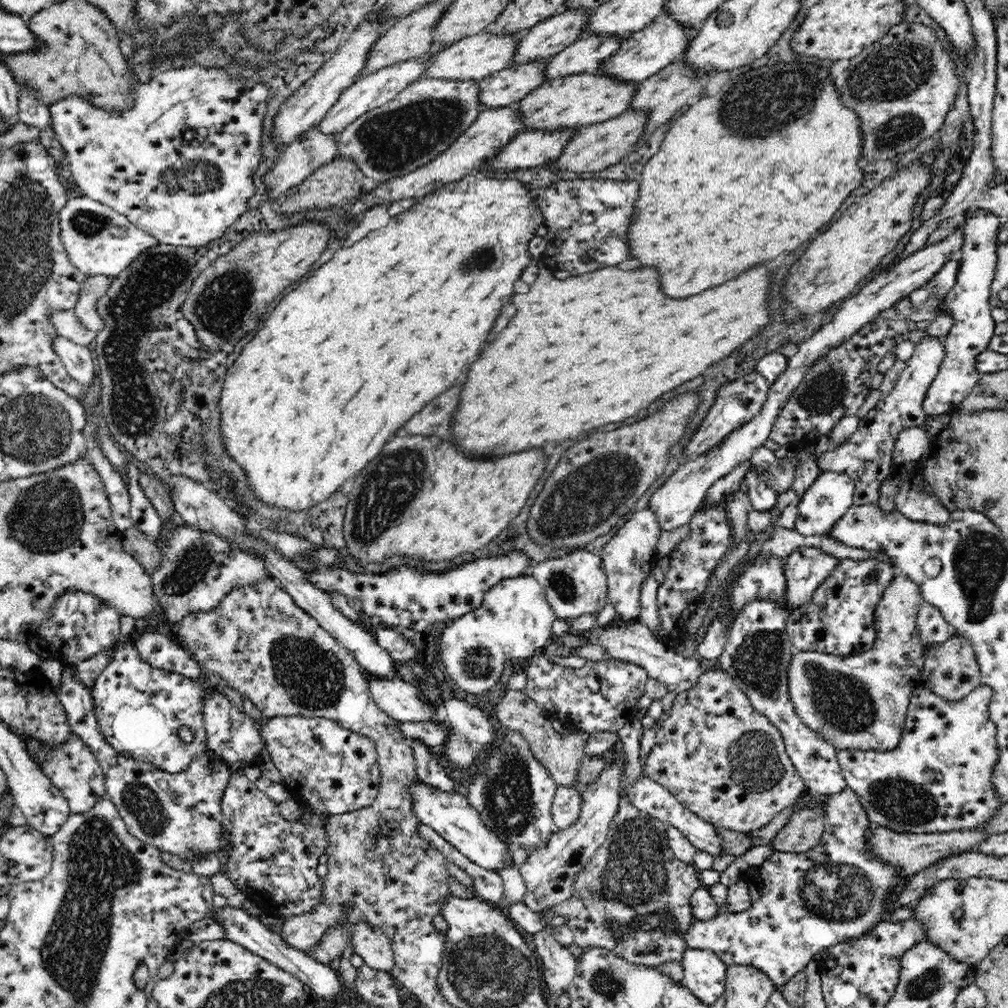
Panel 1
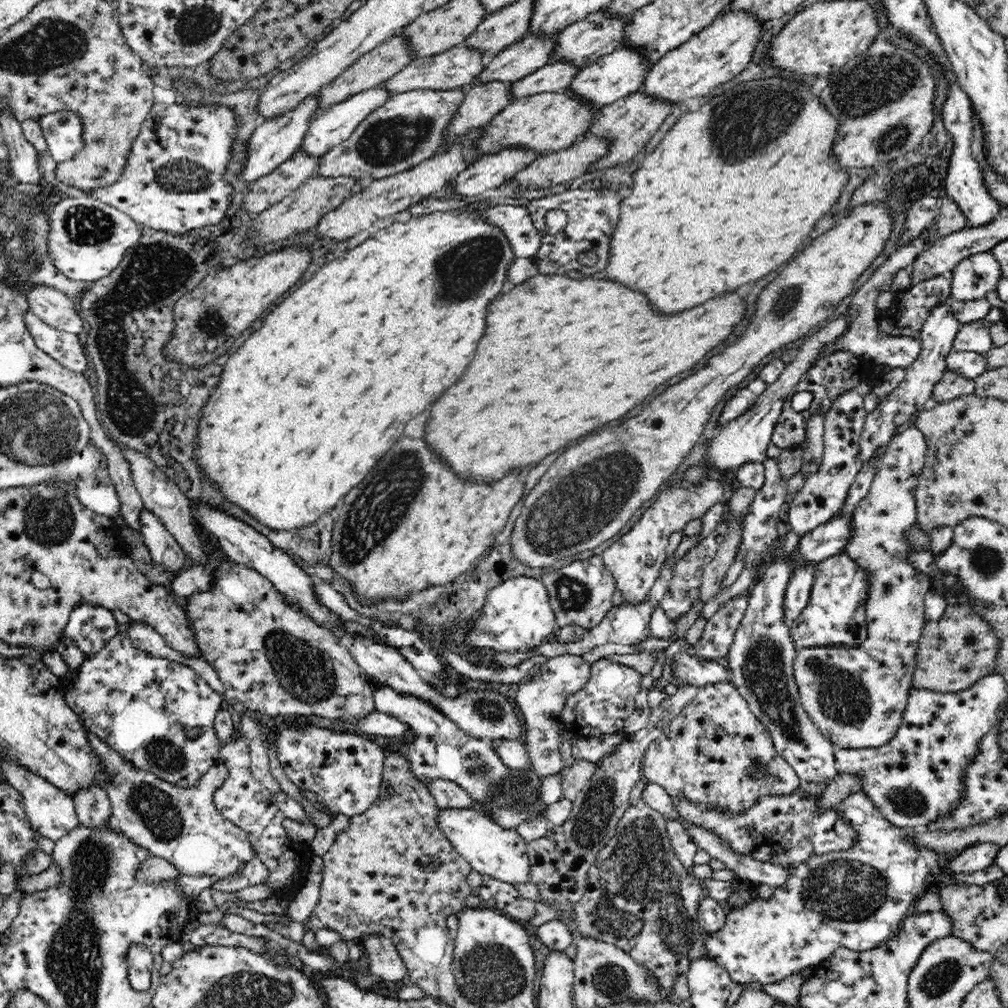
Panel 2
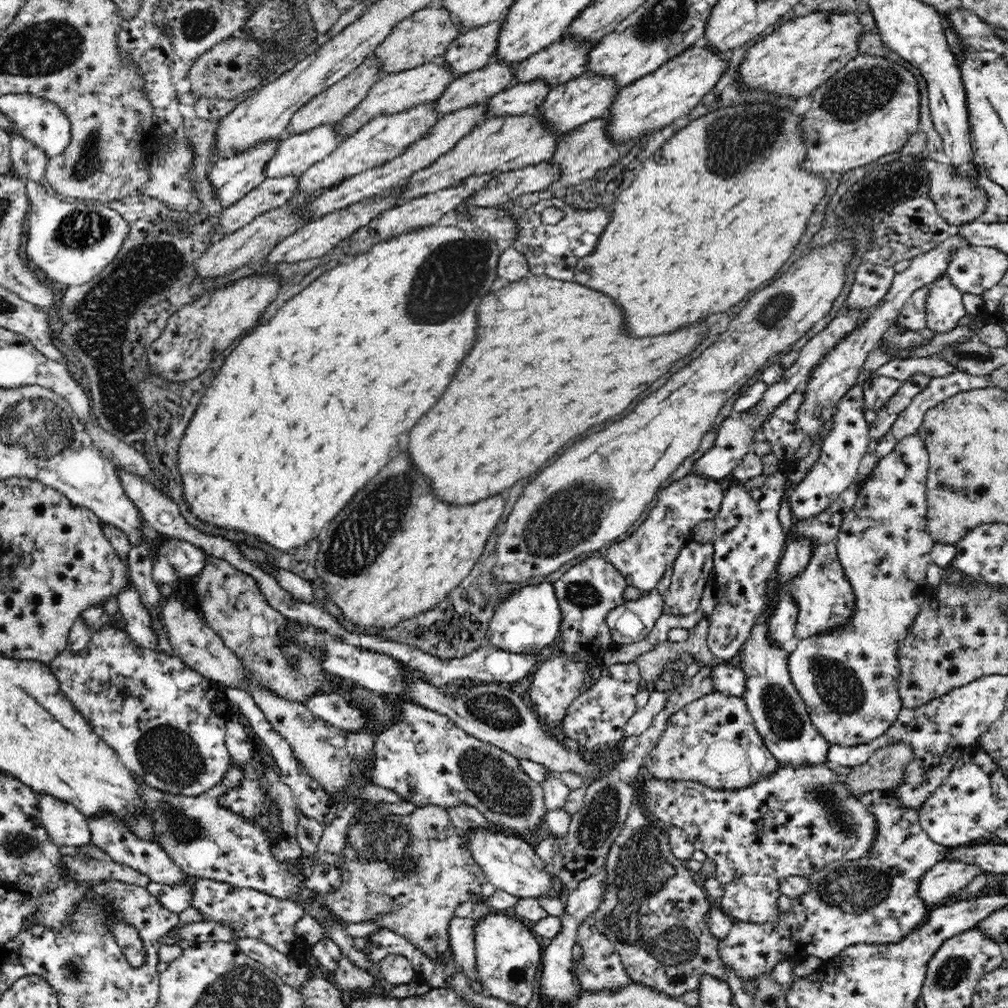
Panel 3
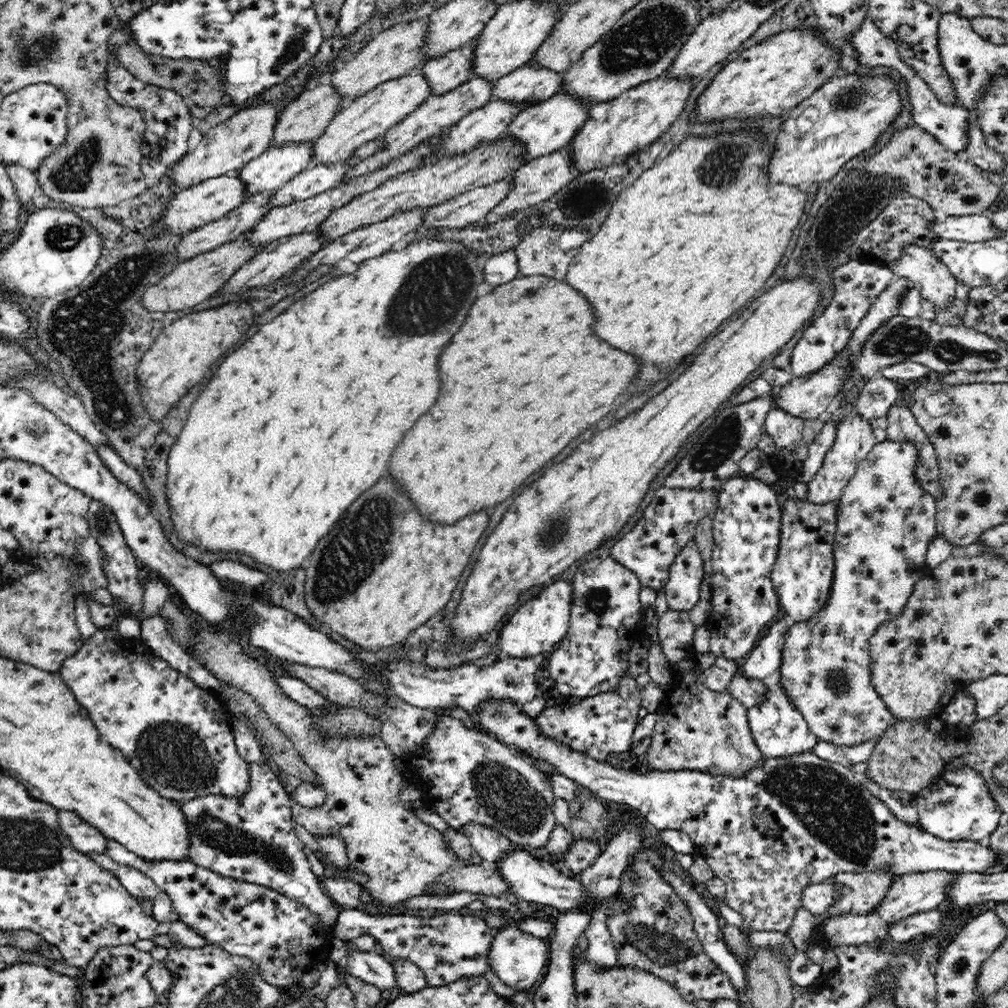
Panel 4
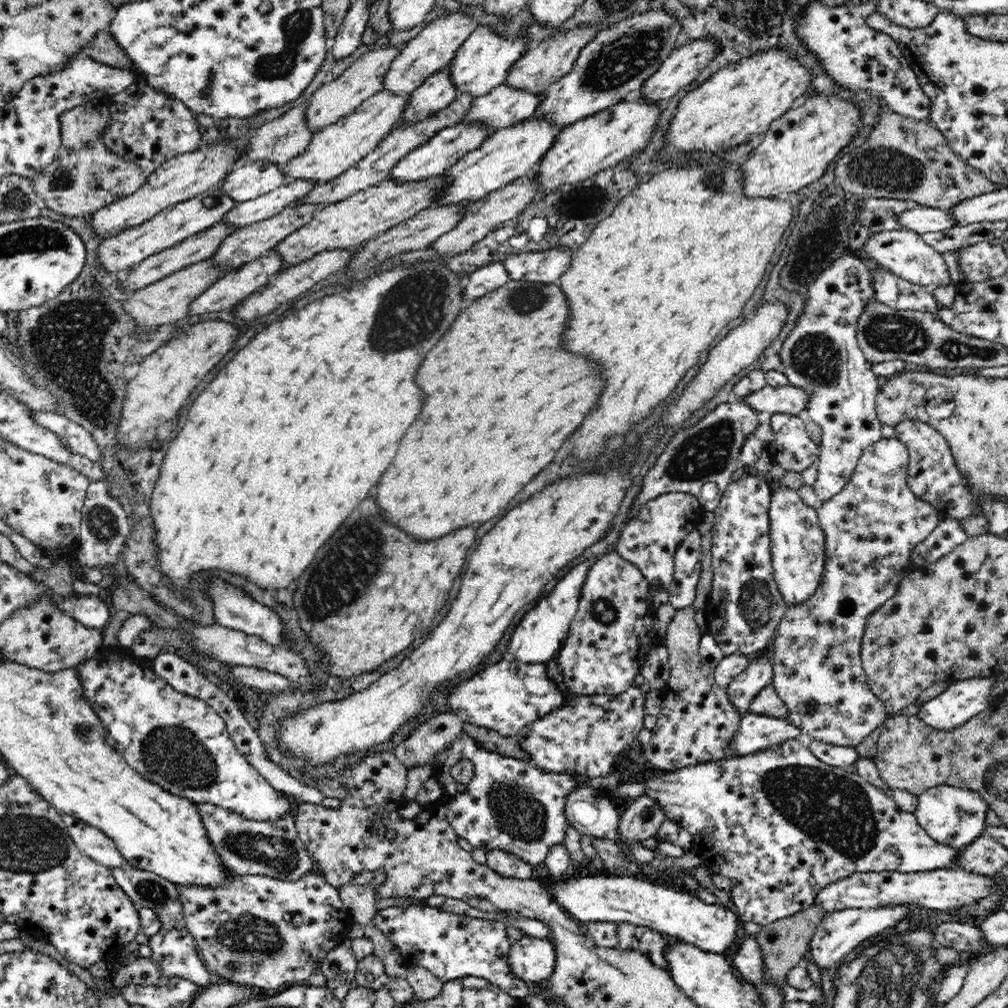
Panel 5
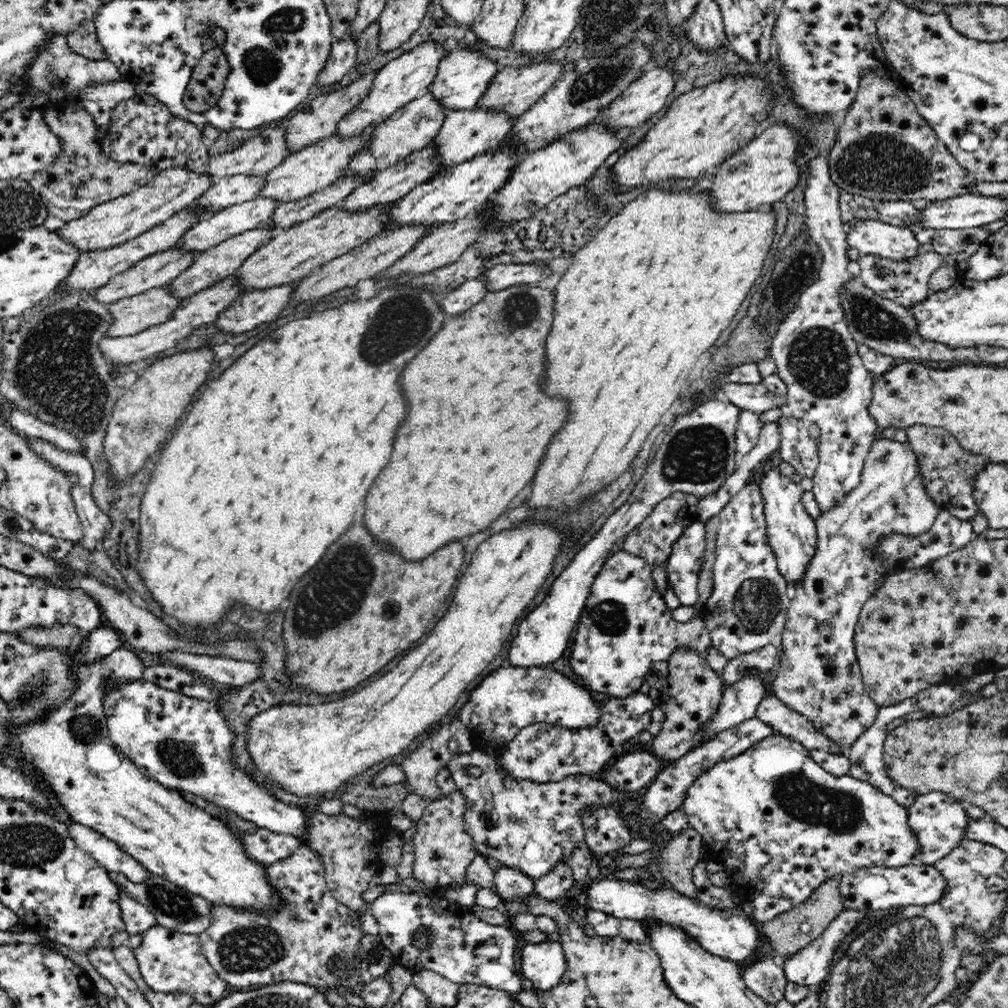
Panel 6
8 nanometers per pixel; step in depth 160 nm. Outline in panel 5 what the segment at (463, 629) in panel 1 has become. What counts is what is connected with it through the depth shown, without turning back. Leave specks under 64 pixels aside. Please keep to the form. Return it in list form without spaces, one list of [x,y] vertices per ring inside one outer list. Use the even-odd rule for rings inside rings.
[[[592,561],[582,562],[571,568],[568,574],[554,586],[554,590],[522,617],[509,640],[507,658],[510,656],[512,660],[524,663],[547,663],[556,652],[559,652],[577,613],[582,586],[586,581],[587,571],[590,570],[593,563]]]

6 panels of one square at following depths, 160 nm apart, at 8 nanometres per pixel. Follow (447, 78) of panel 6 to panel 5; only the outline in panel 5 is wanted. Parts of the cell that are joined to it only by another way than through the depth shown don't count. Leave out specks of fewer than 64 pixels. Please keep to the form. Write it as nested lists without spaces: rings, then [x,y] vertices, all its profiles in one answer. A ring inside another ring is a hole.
[[[478,26],[470,38],[457,52],[451,62],[453,82],[458,93],[470,91],[473,96],[482,97],[492,87],[505,82],[510,70],[524,56],[526,40],[524,37],[500,37],[498,33],[492,32],[487,26]]]

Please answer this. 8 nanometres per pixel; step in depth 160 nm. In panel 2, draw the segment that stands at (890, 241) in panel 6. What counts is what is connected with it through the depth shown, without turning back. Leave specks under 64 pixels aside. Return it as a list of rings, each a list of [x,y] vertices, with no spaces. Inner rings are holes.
[[[948,297],[943,303],[938,303],[931,314],[926,318],[920,329],[920,354],[918,358],[904,369],[904,377],[898,386],[881,398],[879,405],[866,415],[865,424],[859,434],[858,455],[855,456],[857,464],[861,466],[868,464],[875,457],[876,451],[881,446],[888,446],[890,439],[895,436],[896,430],[904,426],[912,415],[924,410],[925,405],[931,403],[931,395],[936,382],[942,378],[947,370],[945,356],[953,350],[953,342],[960,328],[960,321],[950,311],[950,300]]]

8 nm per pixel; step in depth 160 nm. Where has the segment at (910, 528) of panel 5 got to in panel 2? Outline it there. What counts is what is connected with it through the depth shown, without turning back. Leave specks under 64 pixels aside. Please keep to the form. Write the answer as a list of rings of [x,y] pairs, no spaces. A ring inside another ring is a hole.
[[[912,425],[900,430],[890,439],[868,494],[852,511],[855,533],[845,551],[854,563],[868,567],[873,574],[865,610],[867,639],[856,649],[827,645],[800,650],[793,664],[793,675],[806,714],[814,721],[818,730],[830,739],[834,748],[865,749],[884,746],[895,737],[902,724],[903,712],[913,688],[917,644],[925,625],[924,597],[930,591],[926,574],[922,574],[908,562],[907,546],[902,534],[917,525],[914,488],[918,482],[918,474],[922,474],[922,466],[925,465],[927,448],[926,437],[918,427]]]

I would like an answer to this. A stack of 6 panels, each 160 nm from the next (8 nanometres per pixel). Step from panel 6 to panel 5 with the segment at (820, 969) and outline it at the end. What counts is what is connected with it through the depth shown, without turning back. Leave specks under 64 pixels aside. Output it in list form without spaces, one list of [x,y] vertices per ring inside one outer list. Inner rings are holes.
[[[882,906],[874,909],[852,908],[827,913],[824,918],[819,920],[818,926],[814,930],[814,936],[810,939],[810,956],[819,969],[826,968],[833,971],[858,944],[882,934],[886,928],[896,926],[898,920],[902,922],[908,914],[910,914],[910,906]]]

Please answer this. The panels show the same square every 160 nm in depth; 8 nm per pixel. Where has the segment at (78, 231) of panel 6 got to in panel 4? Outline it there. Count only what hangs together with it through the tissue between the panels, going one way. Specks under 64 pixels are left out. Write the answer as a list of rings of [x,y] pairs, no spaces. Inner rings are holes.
[[[258,104],[250,110],[240,110],[236,116],[232,115],[218,126],[210,128],[203,135],[194,152],[186,153],[171,166],[180,192],[194,184],[202,183],[204,179],[240,171],[247,162],[266,152],[273,140],[274,129],[280,118],[278,110],[280,108],[272,104]]]

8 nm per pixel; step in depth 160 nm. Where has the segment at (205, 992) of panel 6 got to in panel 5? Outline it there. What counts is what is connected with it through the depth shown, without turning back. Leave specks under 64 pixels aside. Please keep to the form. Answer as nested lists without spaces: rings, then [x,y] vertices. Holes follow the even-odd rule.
[[[160,929],[149,937],[151,948],[150,960],[167,976],[172,983],[186,979],[194,984],[207,985],[210,982],[210,971],[198,956],[194,937],[188,929]]]

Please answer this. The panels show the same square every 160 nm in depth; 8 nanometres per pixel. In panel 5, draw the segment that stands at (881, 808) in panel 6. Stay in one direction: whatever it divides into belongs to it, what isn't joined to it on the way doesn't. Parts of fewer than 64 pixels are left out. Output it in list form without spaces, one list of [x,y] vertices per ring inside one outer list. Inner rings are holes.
[[[797,740],[786,741],[778,748],[765,750],[765,752],[752,753],[746,756],[734,756],[729,760],[698,763],[696,766],[687,766],[681,769],[667,772],[666,776],[656,776],[644,784],[620,784],[616,794],[620,798],[648,797],[661,808],[665,820],[677,822],[686,829],[698,842],[696,854],[699,854],[708,864],[708,870],[714,877],[726,877],[730,881],[728,894],[731,895],[731,907],[738,915],[740,921],[759,924],[761,927],[770,925],[774,921],[780,921],[786,917],[792,917],[808,908],[814,903],[816,892],[820,892],[824,886],[836,880],[849,877],[854,873],[924,873],[938,869],[954,869],[960,864],[960,856],[964,847],[950,846],[948,843],[938,842],[924,830],[917,821],[914,813],[902,811],[889,793],[879,790],[878,787],[864,780],[853,769],[838,766],[828,766],[818,760]]]

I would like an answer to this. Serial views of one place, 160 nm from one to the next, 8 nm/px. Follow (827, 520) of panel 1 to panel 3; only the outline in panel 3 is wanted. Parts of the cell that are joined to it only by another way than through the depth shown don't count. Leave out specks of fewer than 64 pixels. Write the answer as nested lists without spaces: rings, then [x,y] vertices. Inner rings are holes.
[[[852,386],[836,404],[833,425],[821,444],[819,459],[798,484],[787,494],[793,519],[802,522],[824,513],[852,484],[858,476],[860,462],[865,455],[870,441],[870,429],[863,412],[863,387]]]

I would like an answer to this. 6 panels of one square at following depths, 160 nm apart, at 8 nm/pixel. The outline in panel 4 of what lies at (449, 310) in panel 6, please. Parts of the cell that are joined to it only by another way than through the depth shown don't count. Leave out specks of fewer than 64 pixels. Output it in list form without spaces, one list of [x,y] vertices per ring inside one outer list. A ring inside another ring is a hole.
[[[512,248],[483,261],[483,277],[492,288],[506,284],[520,276],[515,250]]]

